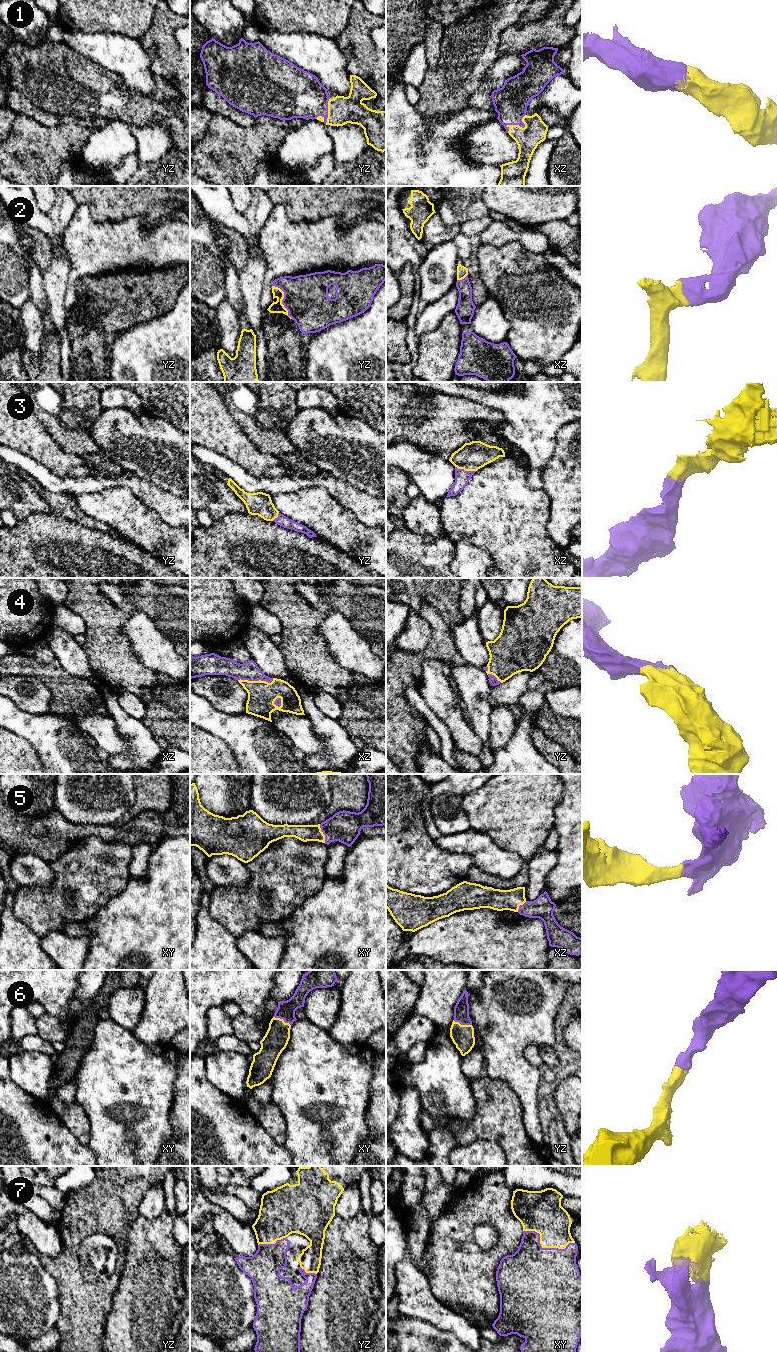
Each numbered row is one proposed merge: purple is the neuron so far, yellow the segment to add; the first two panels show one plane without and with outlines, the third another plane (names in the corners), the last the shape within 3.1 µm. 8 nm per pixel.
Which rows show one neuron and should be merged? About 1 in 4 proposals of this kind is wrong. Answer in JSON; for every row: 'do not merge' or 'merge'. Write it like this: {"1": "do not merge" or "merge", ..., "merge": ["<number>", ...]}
{"1": "merge", "2": "merge", "3": "merge", "4": "merge", "5": "merge", "6": "merge", "7": "merge", "merge": ["1", "2", "3", "4", "5", "6", "7"]}

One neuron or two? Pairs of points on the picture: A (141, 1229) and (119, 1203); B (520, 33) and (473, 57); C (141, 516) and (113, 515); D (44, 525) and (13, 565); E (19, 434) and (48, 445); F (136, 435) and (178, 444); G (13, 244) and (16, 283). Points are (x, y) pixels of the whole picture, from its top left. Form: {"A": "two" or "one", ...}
{"A": "two", "B": "two", "C": "one", "D": "one", "E": "one", "F": "one", "G": "one"}

